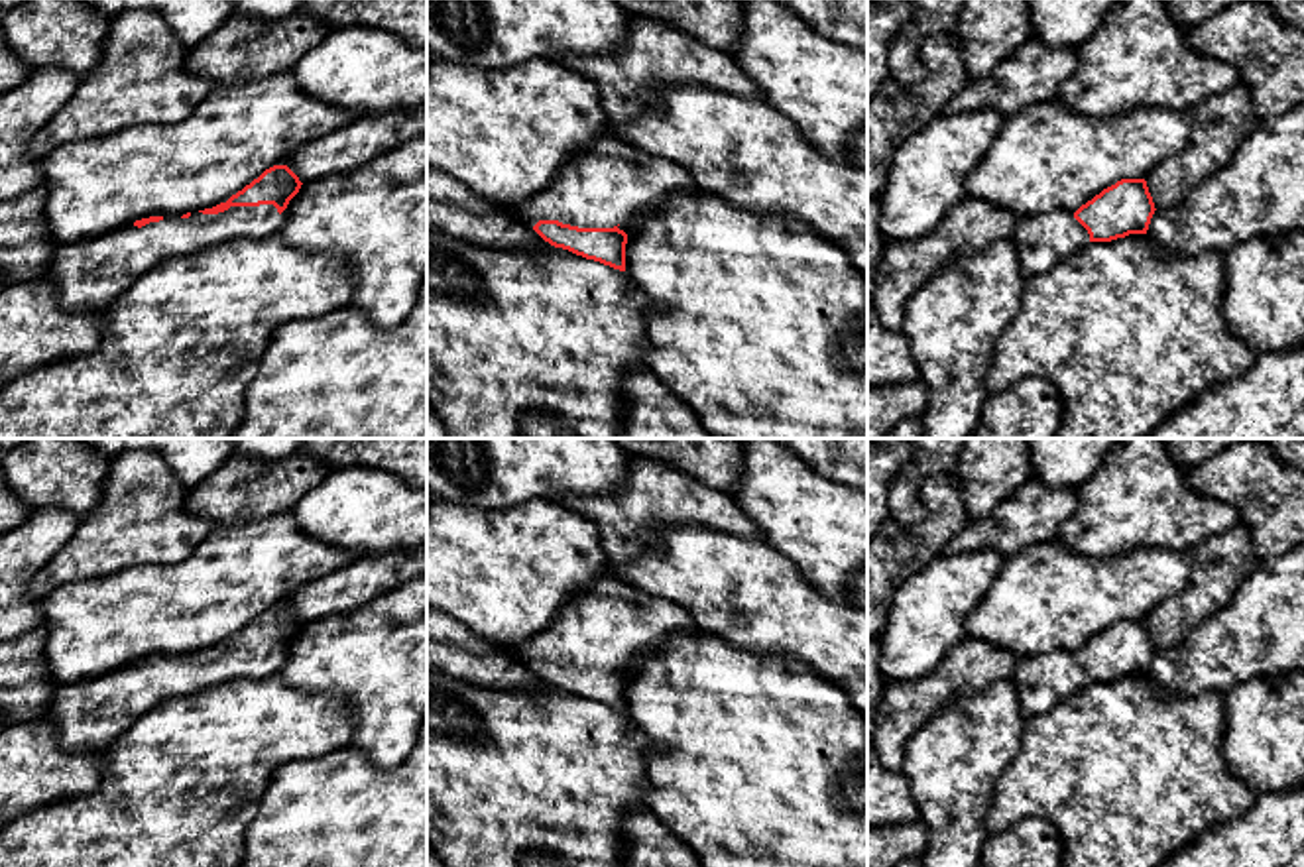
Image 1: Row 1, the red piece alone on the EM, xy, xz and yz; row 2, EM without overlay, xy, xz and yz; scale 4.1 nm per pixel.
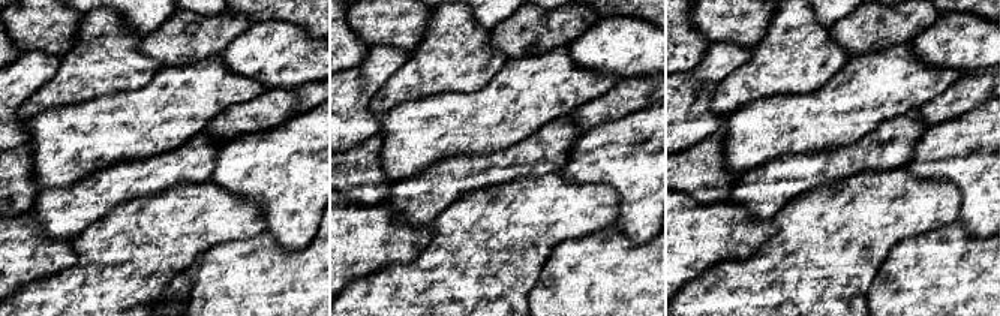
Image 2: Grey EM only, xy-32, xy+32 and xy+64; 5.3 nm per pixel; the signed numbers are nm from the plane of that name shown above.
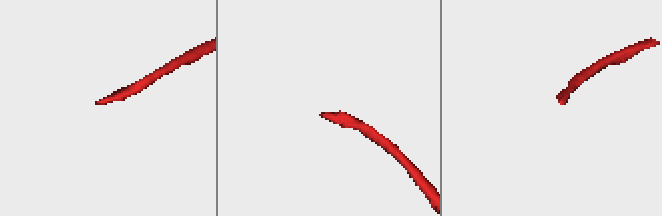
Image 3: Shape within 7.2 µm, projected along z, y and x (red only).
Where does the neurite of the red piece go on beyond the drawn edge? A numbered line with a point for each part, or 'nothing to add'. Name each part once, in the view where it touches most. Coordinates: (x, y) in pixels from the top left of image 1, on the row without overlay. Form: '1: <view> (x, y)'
1: xz (608, 624)

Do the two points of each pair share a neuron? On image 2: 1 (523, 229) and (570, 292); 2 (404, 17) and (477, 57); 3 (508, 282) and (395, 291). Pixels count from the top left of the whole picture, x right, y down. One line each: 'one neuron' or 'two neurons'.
1: two neurons
2: two neurons
3: one neuron

